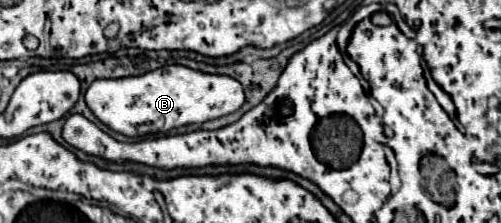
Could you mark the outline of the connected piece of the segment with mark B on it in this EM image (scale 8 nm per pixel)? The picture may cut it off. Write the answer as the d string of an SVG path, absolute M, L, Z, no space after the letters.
M164 66L142 76L94 80L85 92L93 114L110 129L136 138L148 132L168 132L186 124L202 124L236 112L244 104L240 82L230 76L202 74L186 66Z

